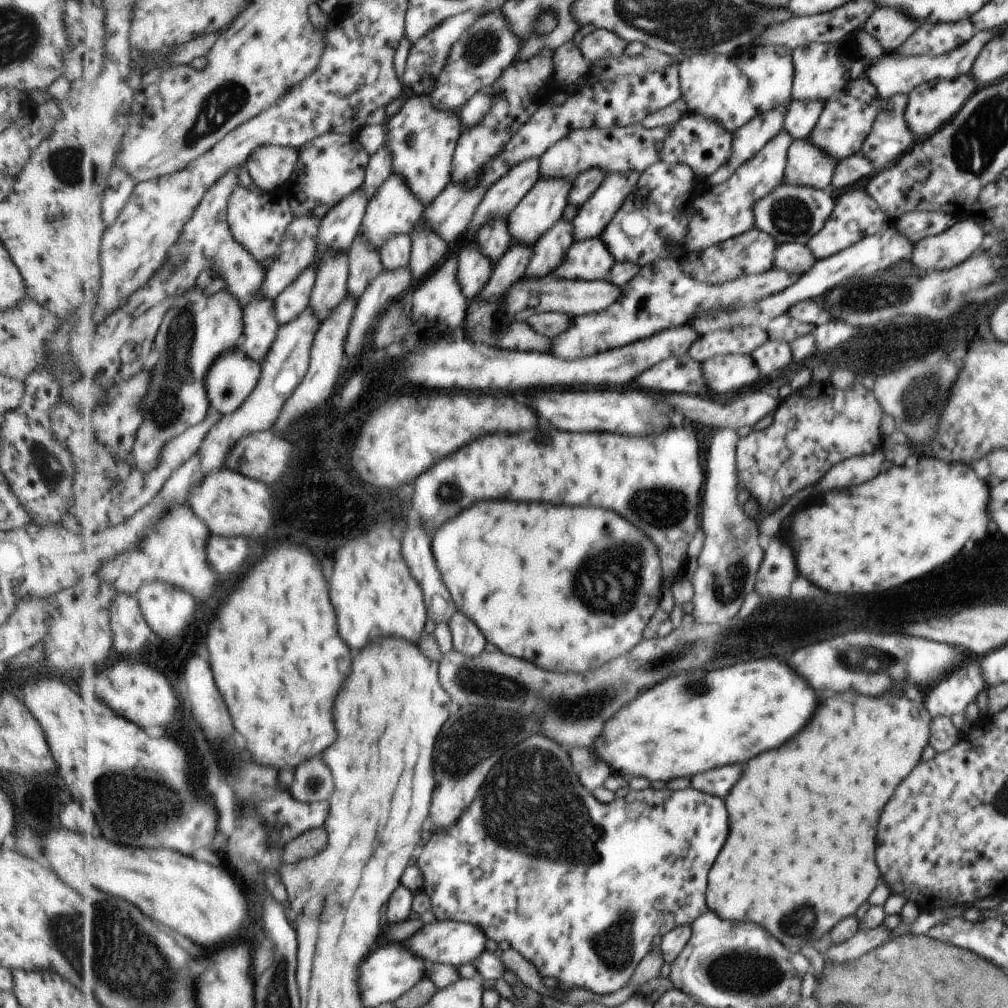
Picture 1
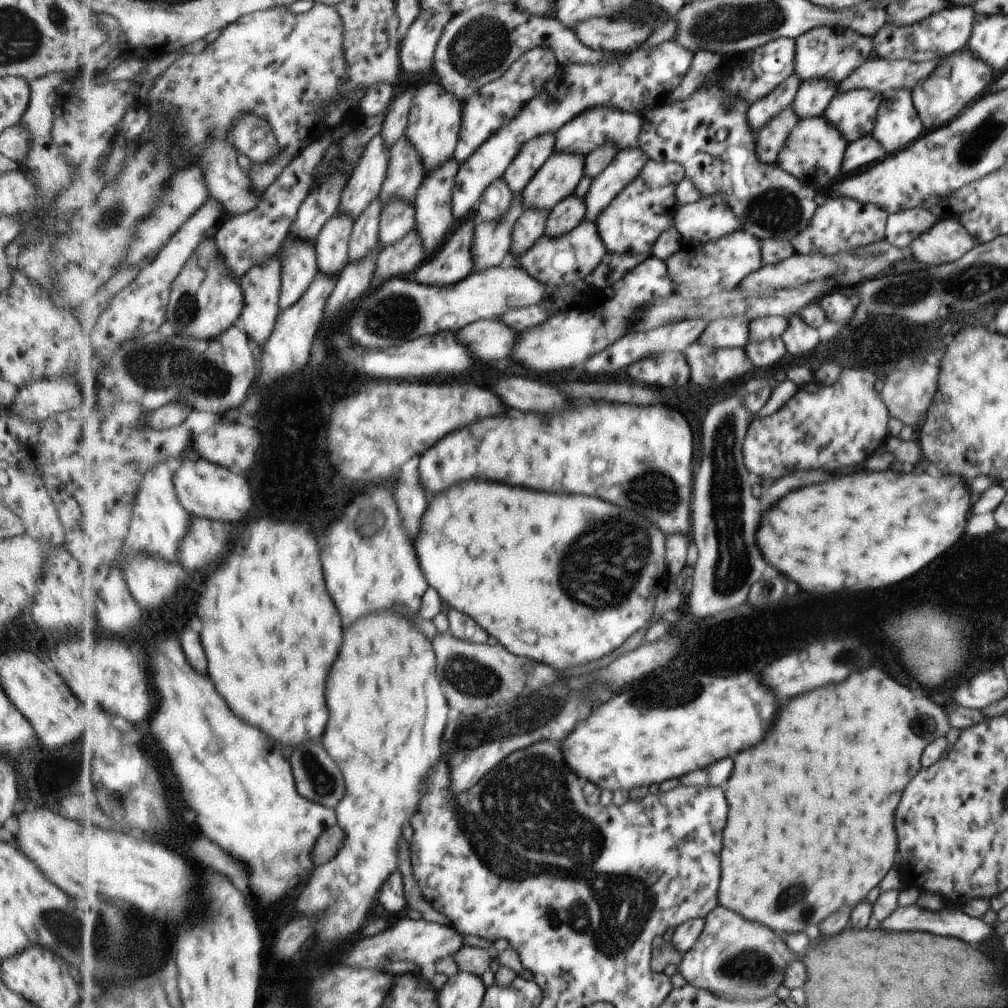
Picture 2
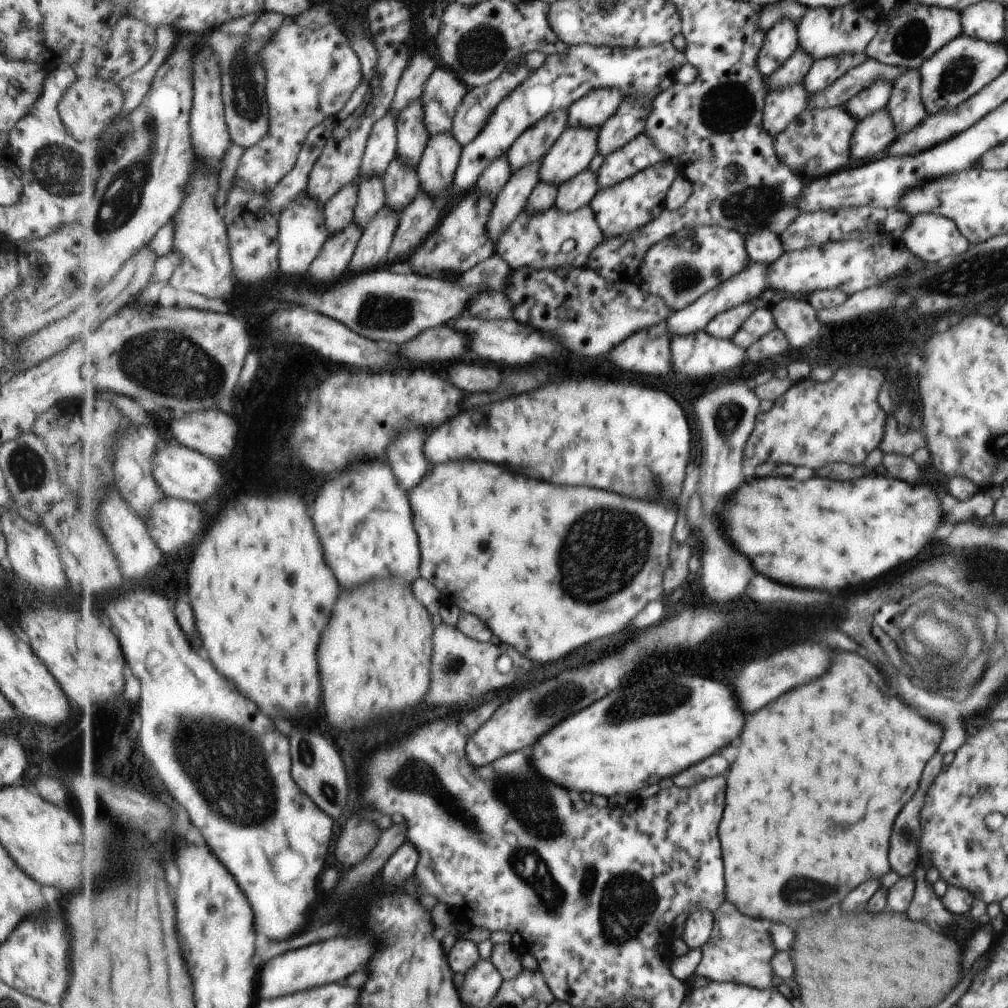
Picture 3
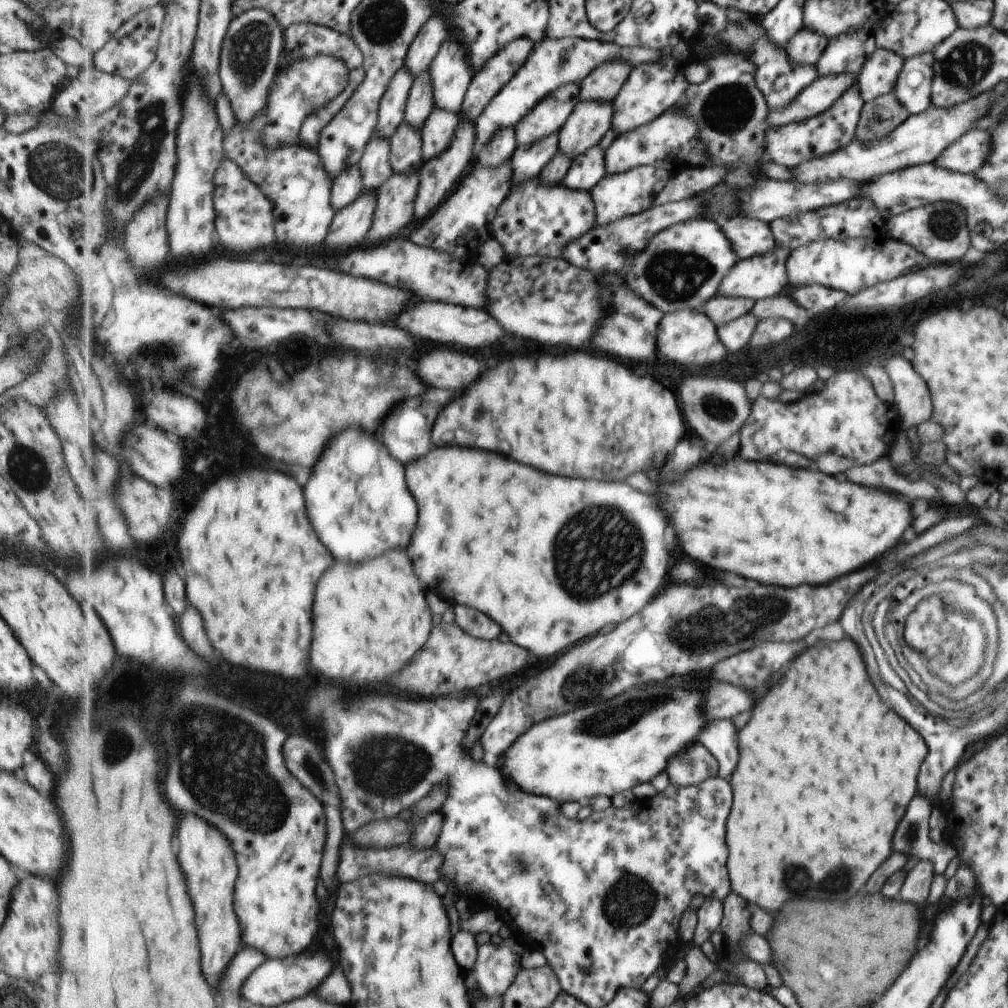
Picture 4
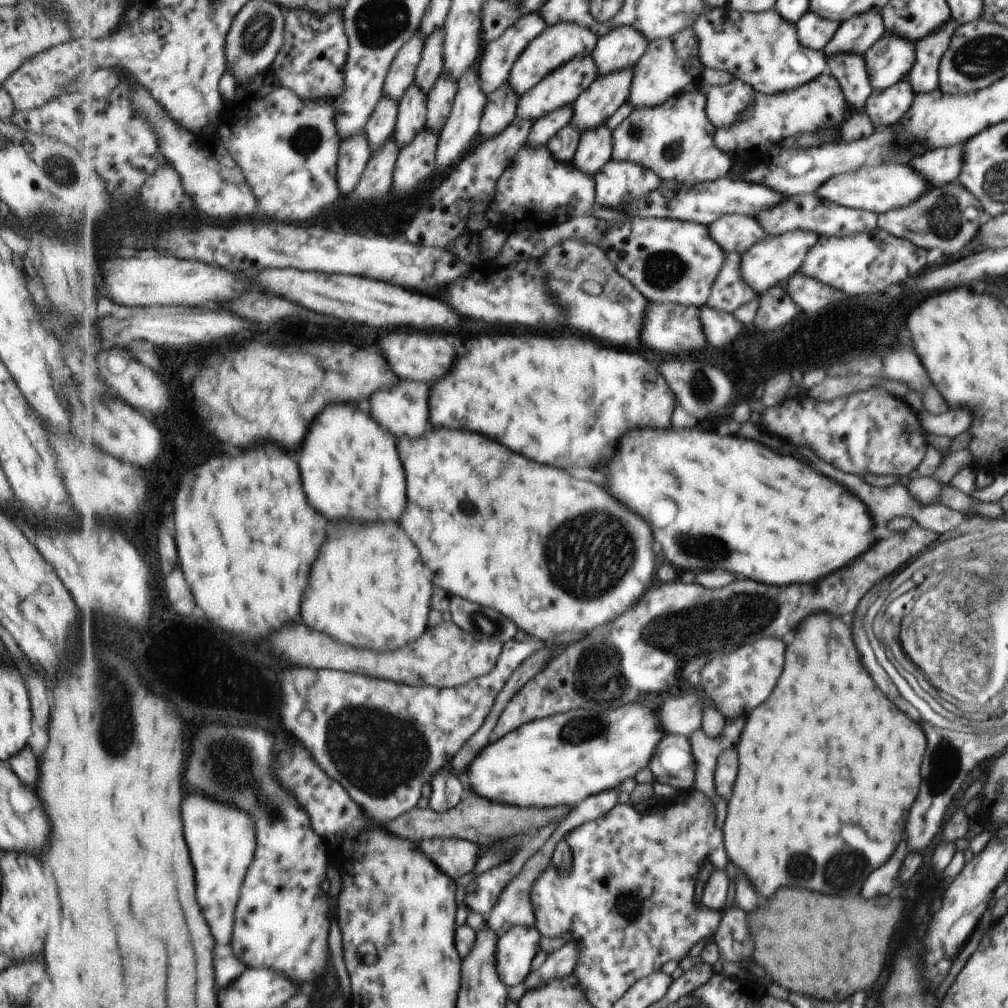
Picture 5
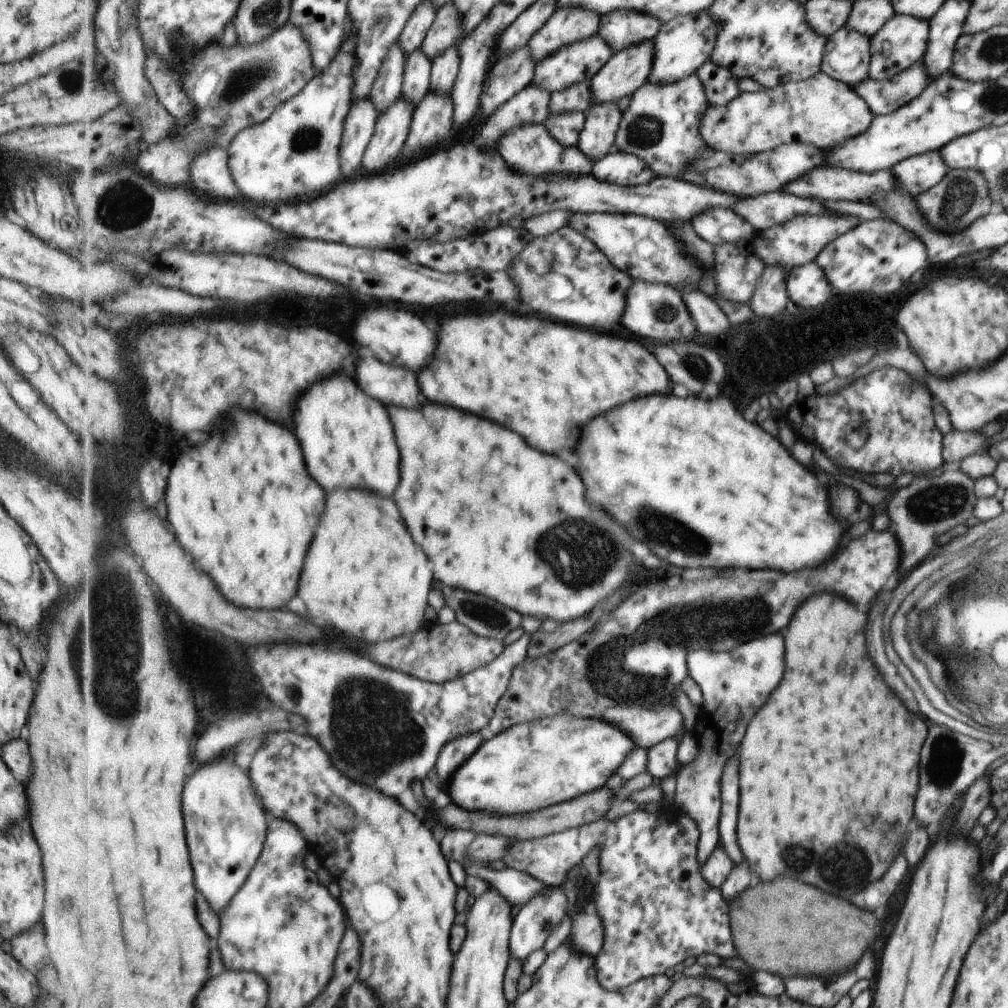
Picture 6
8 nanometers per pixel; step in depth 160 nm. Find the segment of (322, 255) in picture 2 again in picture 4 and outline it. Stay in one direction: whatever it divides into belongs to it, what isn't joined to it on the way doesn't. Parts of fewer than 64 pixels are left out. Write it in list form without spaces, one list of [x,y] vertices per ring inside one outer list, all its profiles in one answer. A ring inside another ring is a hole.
[[[360,164],[343,169],[335,178],[332,188],[332,205],[336,211],[349,206],[364,189],[364,178]]]

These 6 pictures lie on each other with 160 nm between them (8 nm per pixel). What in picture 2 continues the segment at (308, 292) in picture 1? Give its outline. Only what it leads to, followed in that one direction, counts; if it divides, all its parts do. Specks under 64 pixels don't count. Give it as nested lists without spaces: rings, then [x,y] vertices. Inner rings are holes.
[[[287,235],[281,245],[282,286],[280,308],[293,306],[304,294],[320,271],[316,239]]]

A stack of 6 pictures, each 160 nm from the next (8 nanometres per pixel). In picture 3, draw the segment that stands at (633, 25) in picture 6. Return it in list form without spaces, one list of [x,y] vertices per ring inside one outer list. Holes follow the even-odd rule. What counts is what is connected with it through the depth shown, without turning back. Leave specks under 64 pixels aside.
[[[599,89],[587,94],[569,110],[569,128],[601,128],[622,106],[621,90]]]

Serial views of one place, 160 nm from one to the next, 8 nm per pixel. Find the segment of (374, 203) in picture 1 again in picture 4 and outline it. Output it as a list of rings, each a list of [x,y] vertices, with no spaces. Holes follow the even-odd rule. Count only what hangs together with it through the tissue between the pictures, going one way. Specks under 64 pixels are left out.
[[[427,69],[414,79],[408,103],[406,120],[411,126],[421,129],[436,106],[432,72]]]

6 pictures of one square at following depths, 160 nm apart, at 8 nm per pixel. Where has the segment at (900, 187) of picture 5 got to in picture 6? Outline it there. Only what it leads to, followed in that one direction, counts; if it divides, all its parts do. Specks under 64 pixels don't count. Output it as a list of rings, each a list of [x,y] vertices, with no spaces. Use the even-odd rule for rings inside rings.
[[[825,164],[822,166],[823,168],[819,168],[819,170],[811,170],[811,174],[807,174],[807,176],[799,177],[799,182],[791,182],[783,188],[783,192],[824,203],[825,201],[870,202],[870,198],[874,196],[873,192],[877,192],[877,190],[881,190],[883,193],[885,190],[887,192],[890,192],[891,189],[899,190],[898,186],[895,186],[895,182],[898,184],[897,176],[891,172],[891,169],[867,174],[830,167]]]

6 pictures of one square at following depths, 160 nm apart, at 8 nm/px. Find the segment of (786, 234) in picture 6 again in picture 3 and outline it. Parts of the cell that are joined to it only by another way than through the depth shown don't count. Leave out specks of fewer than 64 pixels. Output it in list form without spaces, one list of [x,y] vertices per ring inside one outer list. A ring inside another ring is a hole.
[[[749,262],[747,268],[742,273],[736,274],[733,278],[730,278],[730,280],[722,282],[717,288],[710,290],[687,308],[675,312],[667,320],[668,332],[673,334],[671,339],[673,337],[687,336],[706,330],[707,325],[709,325],[718,314],[742,305],[743,303],[753,302],[761,293],[770,288],[766,281],[767,271],[768,265]]]

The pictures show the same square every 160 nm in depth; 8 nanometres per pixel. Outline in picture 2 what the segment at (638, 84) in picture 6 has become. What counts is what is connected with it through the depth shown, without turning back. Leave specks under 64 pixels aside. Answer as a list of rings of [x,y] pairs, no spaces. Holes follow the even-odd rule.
[[[554,151],[522,192],[524,208],[550,210],[551,212],[564,198],[574,194],[583,176],[586,176],[586,157],[581,153]]]

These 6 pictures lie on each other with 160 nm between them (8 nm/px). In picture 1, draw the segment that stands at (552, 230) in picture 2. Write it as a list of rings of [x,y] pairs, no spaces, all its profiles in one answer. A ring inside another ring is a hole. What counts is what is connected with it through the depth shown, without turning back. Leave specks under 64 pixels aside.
[[[561,218],[553,229],[543,233],[543,236],[534,248],[534,255],[527,269],[527,277],[542,279],[552,272],[564,261],[567,251],[576,241],[575,227],[572,222]]]

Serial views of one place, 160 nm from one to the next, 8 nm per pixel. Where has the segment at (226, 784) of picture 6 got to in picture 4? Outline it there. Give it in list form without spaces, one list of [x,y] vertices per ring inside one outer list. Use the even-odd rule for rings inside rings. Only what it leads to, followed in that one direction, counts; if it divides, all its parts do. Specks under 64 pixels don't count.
[[[187,814],[183,818],[179,826],[179,838],[179,862],[187,874],[191,898],[197,910],[199,938],[203,946],[203,972],[207,978],[219,978],[243,944],[241,934],[246,934],[246,927],[241,930],[243,922],[236,911],[240,875],[238,858],[235,858],[234,846],[229,838],[197,814]]]

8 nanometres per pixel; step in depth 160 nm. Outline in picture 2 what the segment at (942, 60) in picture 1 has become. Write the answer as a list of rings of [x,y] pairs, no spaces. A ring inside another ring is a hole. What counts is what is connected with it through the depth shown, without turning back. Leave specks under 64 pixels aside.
[[[872,55],[838,82],[836,94],[837,90],[838,94],[843,94],[855,89],[865,89],[880,95],[895,89],[911,90],[939,64],[938,60],[914,63]]]

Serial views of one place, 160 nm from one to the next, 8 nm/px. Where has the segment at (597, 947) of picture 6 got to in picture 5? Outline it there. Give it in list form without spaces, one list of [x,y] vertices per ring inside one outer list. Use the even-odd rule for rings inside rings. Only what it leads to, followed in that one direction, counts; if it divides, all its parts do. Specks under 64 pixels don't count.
[[[569,941],[548,954],[539,970],[532,971],[525,980],[526,991],[532,991],[550,980],[562,979],[573,974],[580,959],[580,948],[575,941]]]

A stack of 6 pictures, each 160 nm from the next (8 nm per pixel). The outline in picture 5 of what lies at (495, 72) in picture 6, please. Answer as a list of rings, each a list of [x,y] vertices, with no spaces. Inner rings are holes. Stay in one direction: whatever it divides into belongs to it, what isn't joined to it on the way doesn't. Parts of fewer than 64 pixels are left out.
[[[509,81],[489,96],[489,104],[486,104],[487,108],[485,108],[487,114],[483,113],[483,126],[481,126],[485,138],[495,138],[507,126],[511,126],[511,122],[517,116],[517,102],[519,98],[511,90]]]

